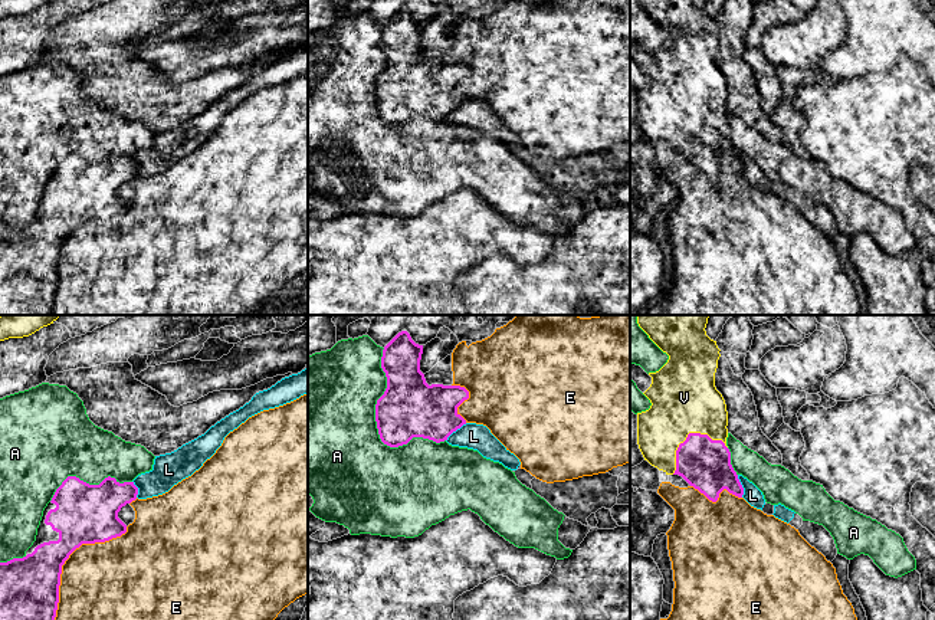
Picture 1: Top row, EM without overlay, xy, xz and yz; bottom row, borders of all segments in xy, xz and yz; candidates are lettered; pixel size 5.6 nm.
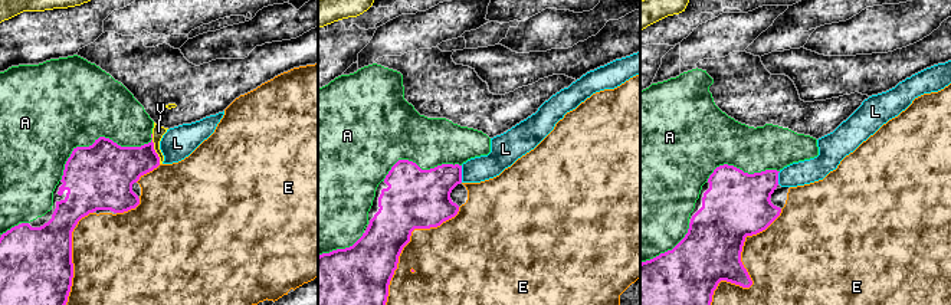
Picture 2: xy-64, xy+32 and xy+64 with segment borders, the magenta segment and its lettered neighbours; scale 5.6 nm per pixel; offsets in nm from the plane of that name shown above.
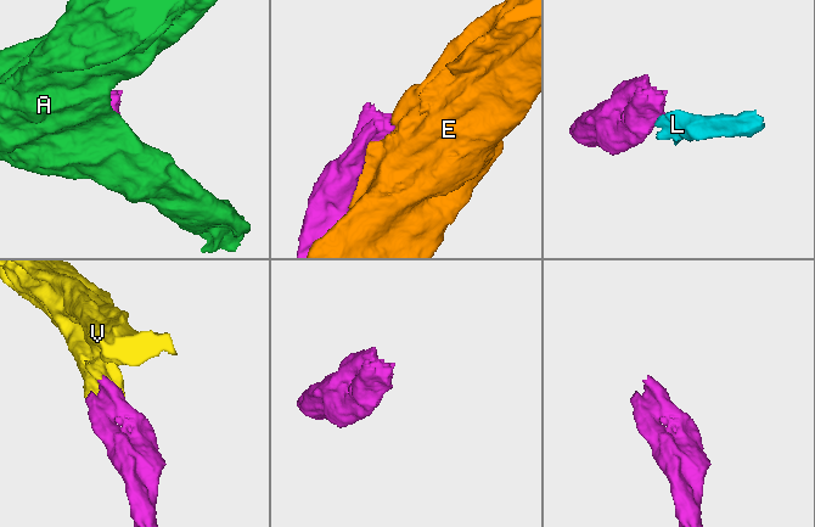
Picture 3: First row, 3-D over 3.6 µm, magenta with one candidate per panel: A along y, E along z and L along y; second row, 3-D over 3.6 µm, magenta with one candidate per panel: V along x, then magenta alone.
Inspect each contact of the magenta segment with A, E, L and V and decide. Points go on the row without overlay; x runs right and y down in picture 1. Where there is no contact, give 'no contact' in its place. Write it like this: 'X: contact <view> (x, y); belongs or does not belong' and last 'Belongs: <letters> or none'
A: contact xz (377, 104); does not belong
E: contact xy (62, 242); does not belong
L: contact yz (741, 164); does not belong
V: contact yz (688, 114); belongs
Belongs: V

